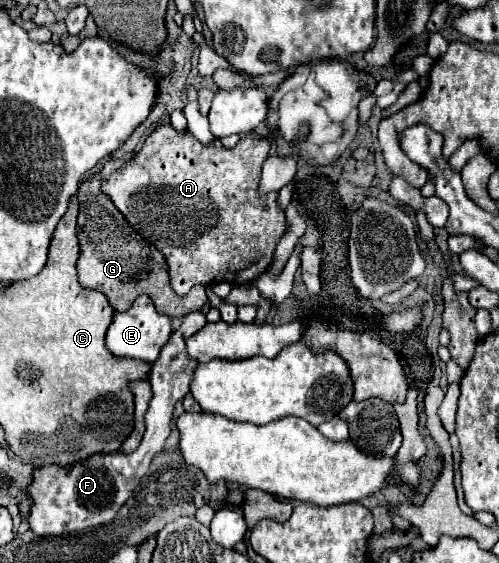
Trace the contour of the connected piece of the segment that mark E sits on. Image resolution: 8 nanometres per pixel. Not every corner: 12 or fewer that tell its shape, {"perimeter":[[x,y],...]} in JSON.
{"perimeter":[[148,296],[114,314],[106,348],[152,364],[172,334]]}

